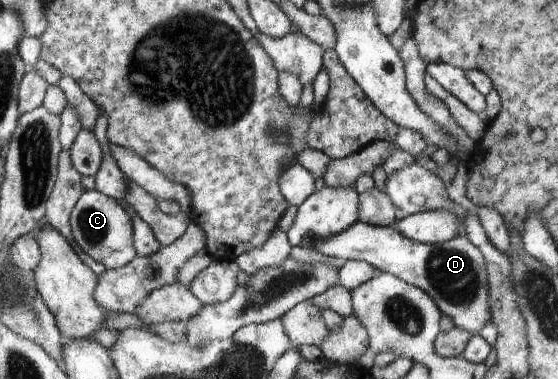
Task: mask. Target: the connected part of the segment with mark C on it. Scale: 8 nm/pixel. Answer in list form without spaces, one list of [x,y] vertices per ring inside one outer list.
[[[97,189],[83,191],[71,211],[69,226],[75,243],[85,254],[107,269],[124,267],[137,256],[132,242],[133,226],[127,212],[118,201]]]

